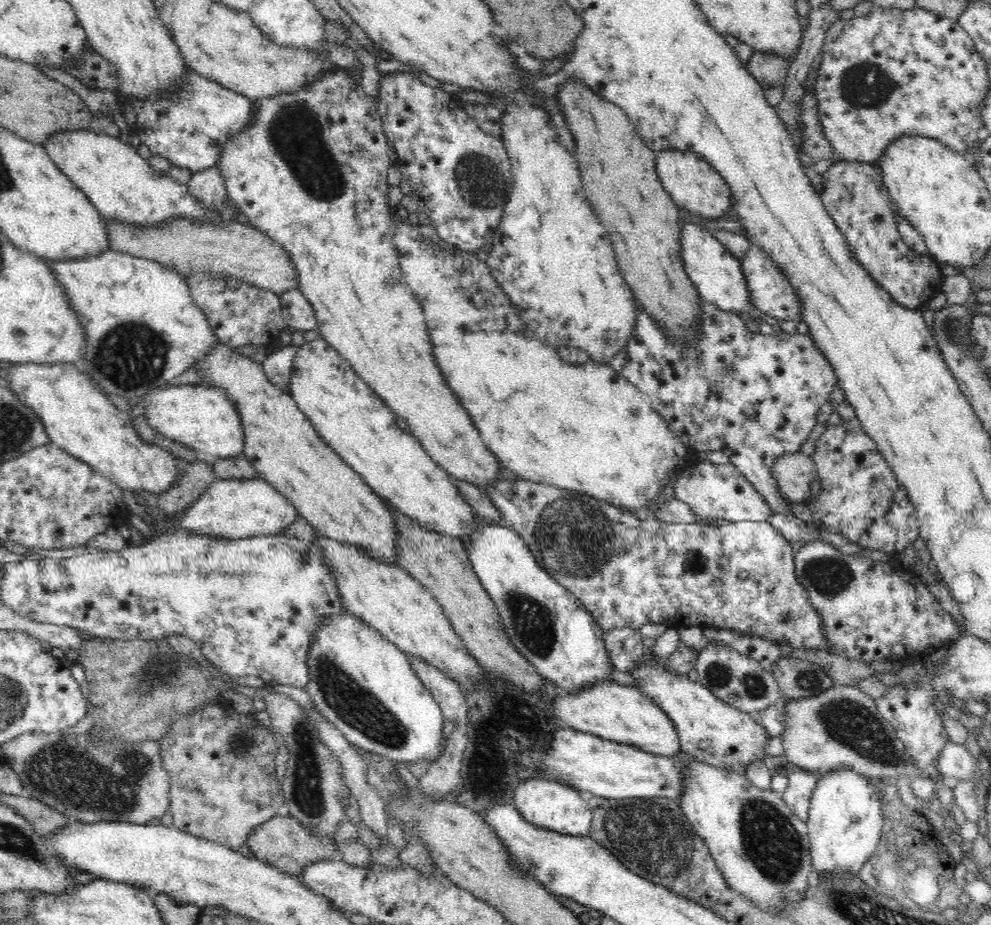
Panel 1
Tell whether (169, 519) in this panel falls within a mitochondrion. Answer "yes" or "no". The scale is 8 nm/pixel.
no

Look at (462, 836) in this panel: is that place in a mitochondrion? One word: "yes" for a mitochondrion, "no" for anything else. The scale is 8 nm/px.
no

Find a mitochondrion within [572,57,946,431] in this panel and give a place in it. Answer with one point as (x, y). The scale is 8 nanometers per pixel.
(865, 85)

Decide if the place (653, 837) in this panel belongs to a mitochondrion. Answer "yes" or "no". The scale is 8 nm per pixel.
yes

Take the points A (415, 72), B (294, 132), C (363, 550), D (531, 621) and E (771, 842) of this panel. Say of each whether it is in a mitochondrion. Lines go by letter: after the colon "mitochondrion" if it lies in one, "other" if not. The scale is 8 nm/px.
A: other
B: mitochondrion
C: other
D: mitochondrion
E: mitochondrion

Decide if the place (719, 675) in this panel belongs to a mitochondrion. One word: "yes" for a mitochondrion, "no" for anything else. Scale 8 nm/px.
yes

